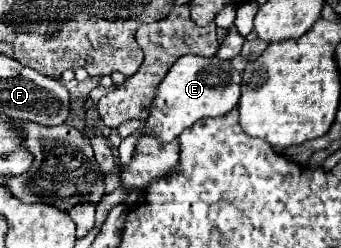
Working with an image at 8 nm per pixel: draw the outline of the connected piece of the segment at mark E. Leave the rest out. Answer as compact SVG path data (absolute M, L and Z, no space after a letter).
M184 55L180 57L172 69L168 71L168 75L164 77L164 81L158 87L158 95L156 101L152 105L152 111L148 115L148 123L144 129L144 133L152 133L154 137L162 139L162 141L172 141L176 139L184 129L192 127L198 119L204 117L220 117L224 113L228 113L230 109L234 109L234 105L238 105L240 99L240 73L230 65L230 61L222 61L218 57L200 57L200 55Z

